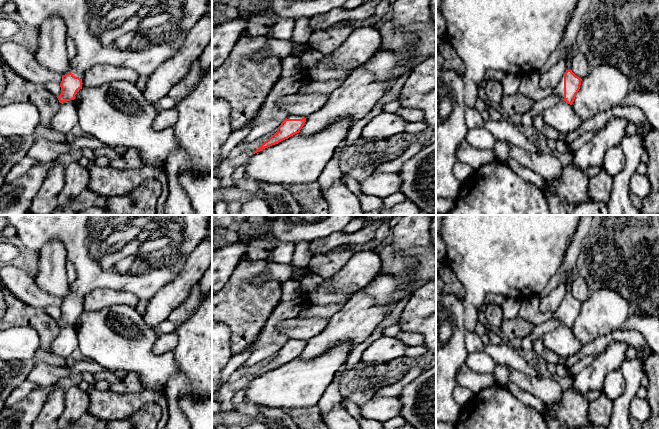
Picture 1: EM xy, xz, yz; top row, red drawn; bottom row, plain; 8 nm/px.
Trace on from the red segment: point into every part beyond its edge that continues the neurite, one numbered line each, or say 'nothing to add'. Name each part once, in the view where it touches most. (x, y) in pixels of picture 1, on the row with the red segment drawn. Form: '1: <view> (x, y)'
1: yz (559, 89)

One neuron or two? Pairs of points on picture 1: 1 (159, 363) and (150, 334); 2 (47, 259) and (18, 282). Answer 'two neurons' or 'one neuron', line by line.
1: one neuron
2: two neurons

